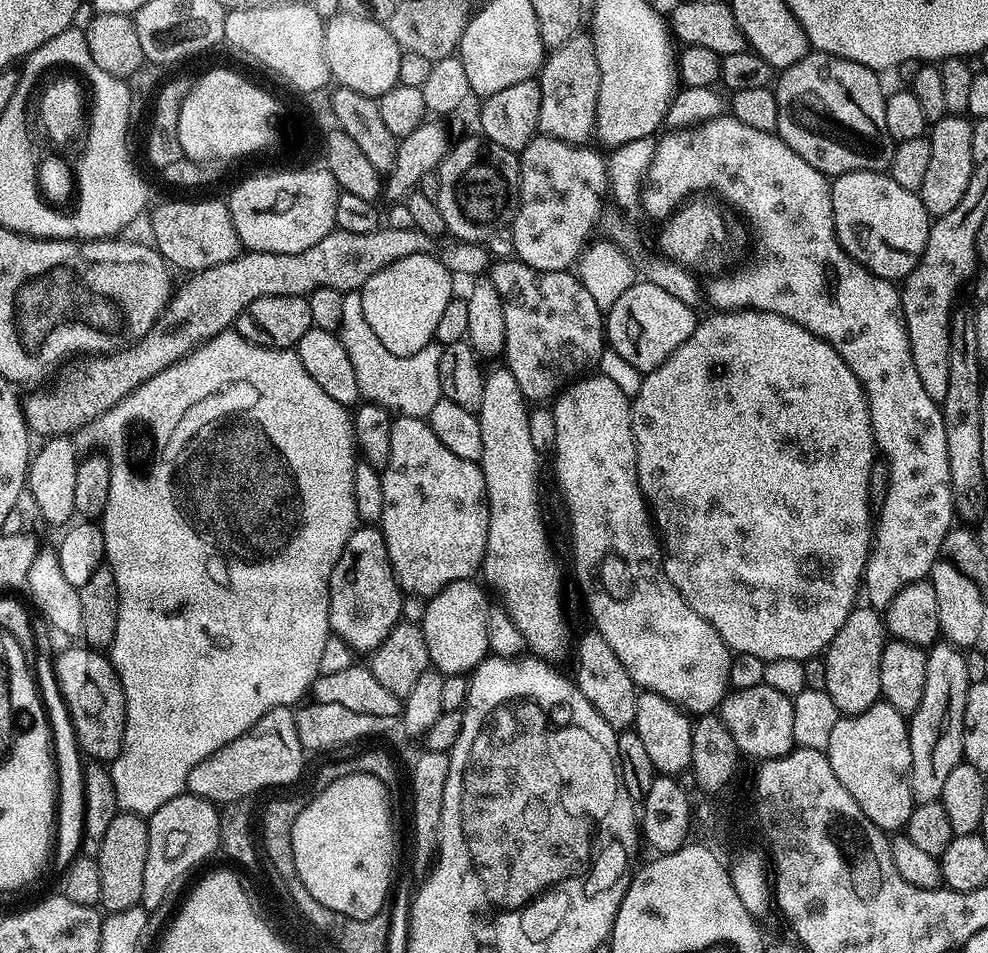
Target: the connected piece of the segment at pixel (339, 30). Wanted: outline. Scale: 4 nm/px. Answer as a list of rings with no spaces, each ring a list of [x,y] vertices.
[[[347,14],[330,17],[324,26],[324,49],[331,79],[339,87],[378,98],[400,82],[398,58],[402,49],[381,21]]]

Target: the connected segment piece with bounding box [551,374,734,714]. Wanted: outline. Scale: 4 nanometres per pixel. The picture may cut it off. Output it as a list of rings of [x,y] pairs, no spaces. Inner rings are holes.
[[[599,374],[585,375],[575,382],[569,383],[555,397],[551,405],[554,414],[554,457],[556,456],[556,484],[560,487],[560,496],[564,499],[564,504],[568,507],[568,524],[572,527],[572,564],[576,567],[576,580],[580,583],[580,592],[584,595],[584,604],[588,607],[588,612],[592,615],[591,627],[602,638],[606,638],[606,643],[614,654],[618,654],[618,662],[626,666],[626,674],[636,684],[637,689],[654,694],[662,694],[674,704],[679,704],[685,712],[689,714],[712,714],[719,709],[720,703],[730,691],[729,672],[733,659],[733,653],[724,644],[724,639],[678,594],[676,587],[668,581],[668,576],[664,573],[664,558],[662,555],[662,544],[658,539],[657,529],[650,515],[648,502],[645,500],[640,483],[636,477],[636,447],[634,446],[634,434],[632,433],[632,405],[630,398],[610,382],[610,378]]]

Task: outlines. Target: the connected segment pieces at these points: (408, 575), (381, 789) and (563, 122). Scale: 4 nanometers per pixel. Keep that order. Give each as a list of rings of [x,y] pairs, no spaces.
[[[397,415],[393,419],[390,430],[390,462],[382,470],[382,499],[386,503],[382,506],[382,518],[378,527],[384,534],[388,561],[392,563],[392,573],[396,575],[396,580],[407,595],[431,598],[437,596],[446,586],[450,586],[450,582],[471,580],[481,571],[488,537],[488,491],[484,475],[477,461],[458,458],[458,454],[446,450],[446,446],[442,446],[442,442],[438,439],[438,434],[434,434],[434,430],[428,425],[427,419],[404,415]]]
[[[350,774],[315,793],[294,822],[292,845],[298,878],[337,917],[370,919],[386,907],[394,884],[388,794],[389,789],[377,777]]]
[[[578,34],[566,42],[566,46],[558,46],[547,53],[544,67],[538,73],[542,90],[542,110],[538,110],[538,129],[543,135],[553,136],[567,144],[587,145],[593,139],[596,130],[596,107],[598,106],[598,62],[596,49],[592,47],[592,37]]]

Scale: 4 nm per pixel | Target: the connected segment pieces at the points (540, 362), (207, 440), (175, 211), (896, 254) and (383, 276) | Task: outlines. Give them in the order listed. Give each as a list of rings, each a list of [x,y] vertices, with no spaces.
[[[500,258],[491,265],[490,279],[502,298],[502,318],[506,318],[502,360],[508,372],[514,374],[514,382],[518,382],[518,390],[522,390],[525,401],[549,401],[570,381],[585,373],[586,368],[599,363],[606,348],[604,312],[573,271],[534,270],[534,266],[526,266],[521,260]]]
[[[235,330],[219,332],[214,338],[210,338],[197,348],[193,348],[187,356],[174,362],[169,368],[154,374],[145,384],[135,388],[126,398],[122,398],[122,402],[118,402],[110,410],[106,410],[106,414],[102,414],[93,424],[88,425],[86,435],[88,435],[90,443],[100,447],[97,449],[102,450],[103,455],[107,457],[110,468],[110,498],[106,502],[106,510],[102,517],[106,564],[107,567],[111,568],[114,582],[118,586],[118,626],[114,630],[110,659],[118,678],[122,682],[122,690],[126,698],[124,745],[115,760],[111,761],[110,771],[114,782],[117,805],[125,812],[133,812],[147,818],[154,814],[154,810],[158,810],[158,806],[166,806],[166,802],[170,802],[170,798],[181,795],[187,789],[190,770],[194,770],[194,766],[198,766],[198,762],[202,762],[234,738],[246,734],[246,730],[250,730],[254,726],[254,722],[258,722],[258,718],[262,718],[262,714],[266,714],[270,709],[299,705],[308,695],[308,689],[312,687],[316,677],[320,675],[318,661],[330,635],[328,627],[330,574],[342,554],[350,534],[358,524],[354,510],[354,470],[358,463],[358,453],[352,438],[352,417],[349,409],[345,405],[334,402],[334,398],[330,398],[330,394],[326,394],[326,390],[322,390],[322,386],[318,386],[318,382],[314,382],[314,378],[310,378],[310,374],[306,374],[306,366],[302,366],[298,354],[291,348],[263,348],[261,344],[250,342]]]
[[[223,199],[220,200],[172,200],[169,204],[160,204],[152,212],[151,243],[157,252],[168,261],[173,269],[185,268],[185,273],[201,272],[210,266],[218,266],[222,262],[236,259],[242,251],[238,234],[234,230],[234,222],[230,218],[230,210]]]
[[[847,172],[835,177],[831,186],[834,230],[846,254],[850,254],[850,258],[857,260],[863,268],[884,280],[903,281],[904,277],[912,273],[914,266],[918,266],[928,241],[930,217],[920,200],[920,193],[898,186],[892,175],[884,172]]]
[[[410,254],[410,258],[402,258],[374,274],[359,289],[362,298],[362,313],[366,316],[366,321],[370,322],[371,329],[378,334],[378,342],[386,346],[392,354],[406,356],[418,353],[426,345],[433,343],[436,339],[438,321],[440,315],[446,310],[446,302],[454,298],[452,292],[453,273],[448,271],[443,259],[432,254]]]

